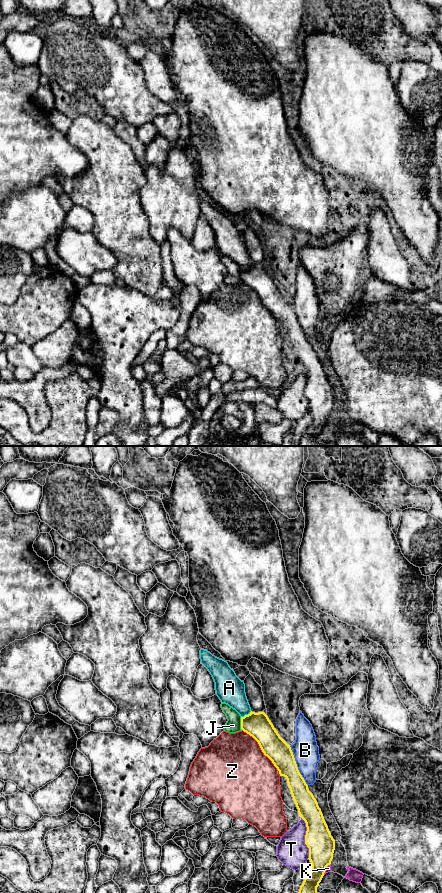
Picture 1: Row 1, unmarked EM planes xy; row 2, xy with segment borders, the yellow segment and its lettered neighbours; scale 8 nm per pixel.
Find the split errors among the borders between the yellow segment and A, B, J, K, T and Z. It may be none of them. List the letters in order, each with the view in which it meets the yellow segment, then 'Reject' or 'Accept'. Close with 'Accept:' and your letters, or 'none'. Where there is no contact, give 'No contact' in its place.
A: Touches yellow in xy. Reject
B: Touches yellow in xy. Reject
J: Touches yellow in xy. Reject
K: Touches yellow in xy. Reject
T: Touches yellow in xy. Reject
Z: Touches yellow in xy. Reject
Accept: none

